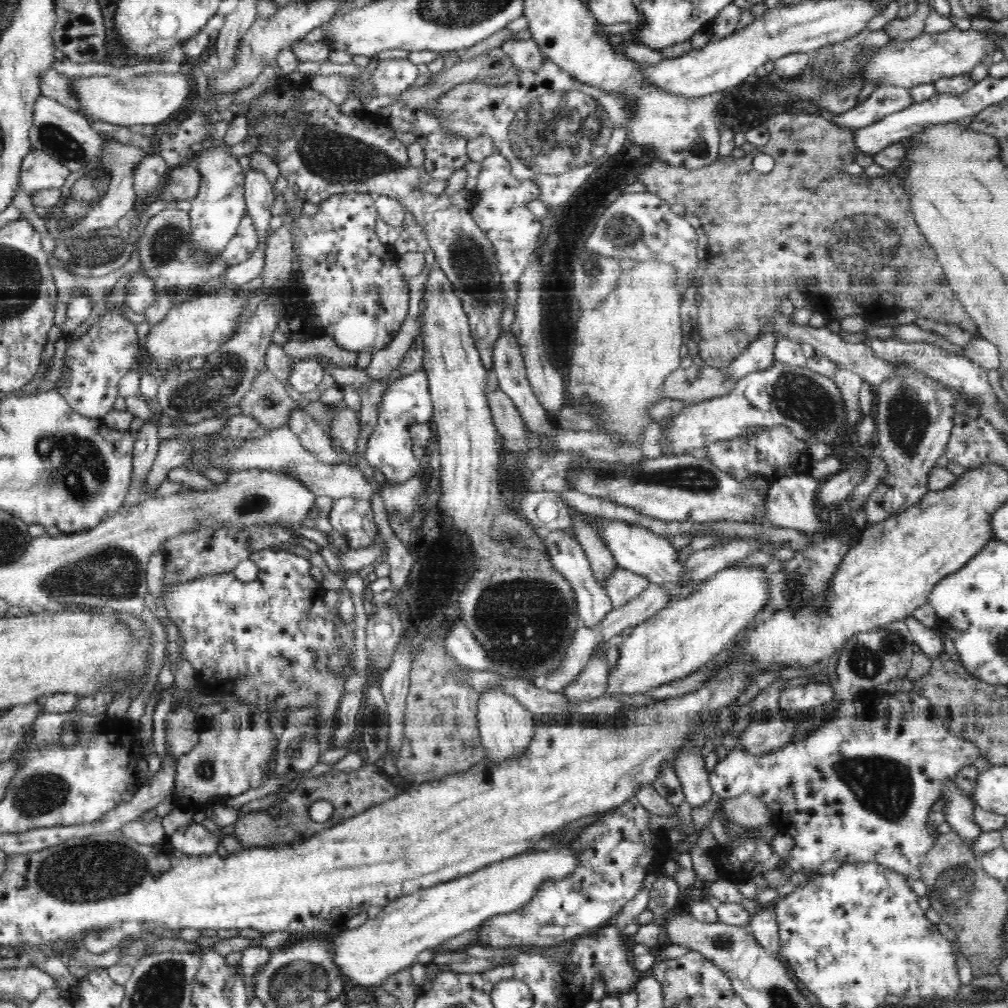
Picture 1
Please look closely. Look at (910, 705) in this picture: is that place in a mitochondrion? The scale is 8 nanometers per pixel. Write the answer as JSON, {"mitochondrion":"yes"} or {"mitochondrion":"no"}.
{"mitochondrion":"no"}

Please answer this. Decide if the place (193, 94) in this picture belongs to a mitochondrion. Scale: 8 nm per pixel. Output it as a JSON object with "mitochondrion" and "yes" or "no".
{"mitochondrion":"no"}

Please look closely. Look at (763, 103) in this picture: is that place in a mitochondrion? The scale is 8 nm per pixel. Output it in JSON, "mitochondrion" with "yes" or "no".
{"mitochondrion":"yes"}

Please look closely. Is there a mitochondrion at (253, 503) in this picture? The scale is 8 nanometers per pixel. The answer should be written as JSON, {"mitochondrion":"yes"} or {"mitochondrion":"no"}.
{"mitochondrion":"yes"}

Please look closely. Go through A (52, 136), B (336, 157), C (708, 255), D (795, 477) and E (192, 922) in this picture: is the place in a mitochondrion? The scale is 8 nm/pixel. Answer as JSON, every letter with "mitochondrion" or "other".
{"A":"mitochondrion","B":"mitochondrion","C":"other","D":"other","E":"other"}

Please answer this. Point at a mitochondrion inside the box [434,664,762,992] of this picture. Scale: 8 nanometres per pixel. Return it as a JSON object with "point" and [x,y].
{"point":[721,941]}

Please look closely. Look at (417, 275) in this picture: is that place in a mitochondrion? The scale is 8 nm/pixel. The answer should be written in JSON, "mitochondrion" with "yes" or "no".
{"mitochondrion":"no"}

